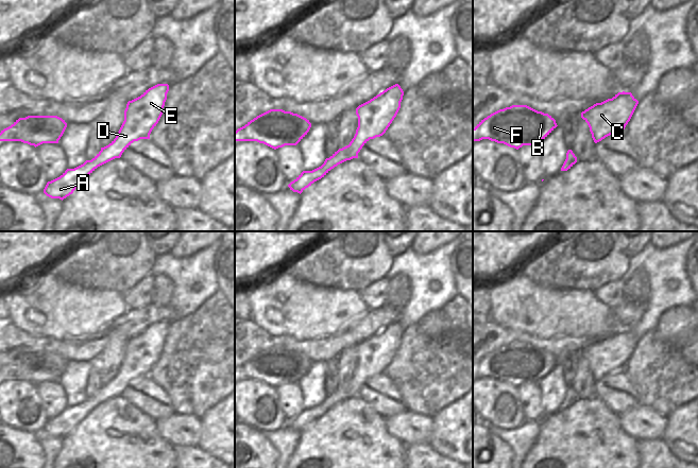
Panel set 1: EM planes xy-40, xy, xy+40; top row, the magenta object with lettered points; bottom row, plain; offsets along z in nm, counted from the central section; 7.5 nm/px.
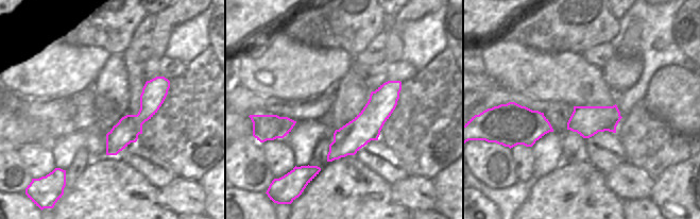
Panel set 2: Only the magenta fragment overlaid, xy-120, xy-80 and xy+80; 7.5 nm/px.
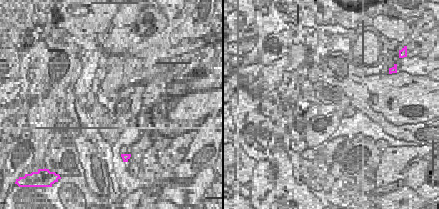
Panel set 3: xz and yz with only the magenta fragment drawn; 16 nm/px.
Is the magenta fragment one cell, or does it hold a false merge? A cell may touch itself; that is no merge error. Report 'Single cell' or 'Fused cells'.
Single cell.

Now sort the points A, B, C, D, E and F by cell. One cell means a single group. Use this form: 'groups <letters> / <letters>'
groups A B C D E F

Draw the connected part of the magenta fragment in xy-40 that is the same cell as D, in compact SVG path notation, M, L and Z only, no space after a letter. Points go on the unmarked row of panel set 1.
M157 322L146 328L140 334L129 339L124 348L124 359L116 376L91 397L83 402L67 406L59 415L48 419L44 431L51 436L64 437L100 403L120 396L122 391L140 377L150 377L152 367L158 361L167 331L168 322Z

